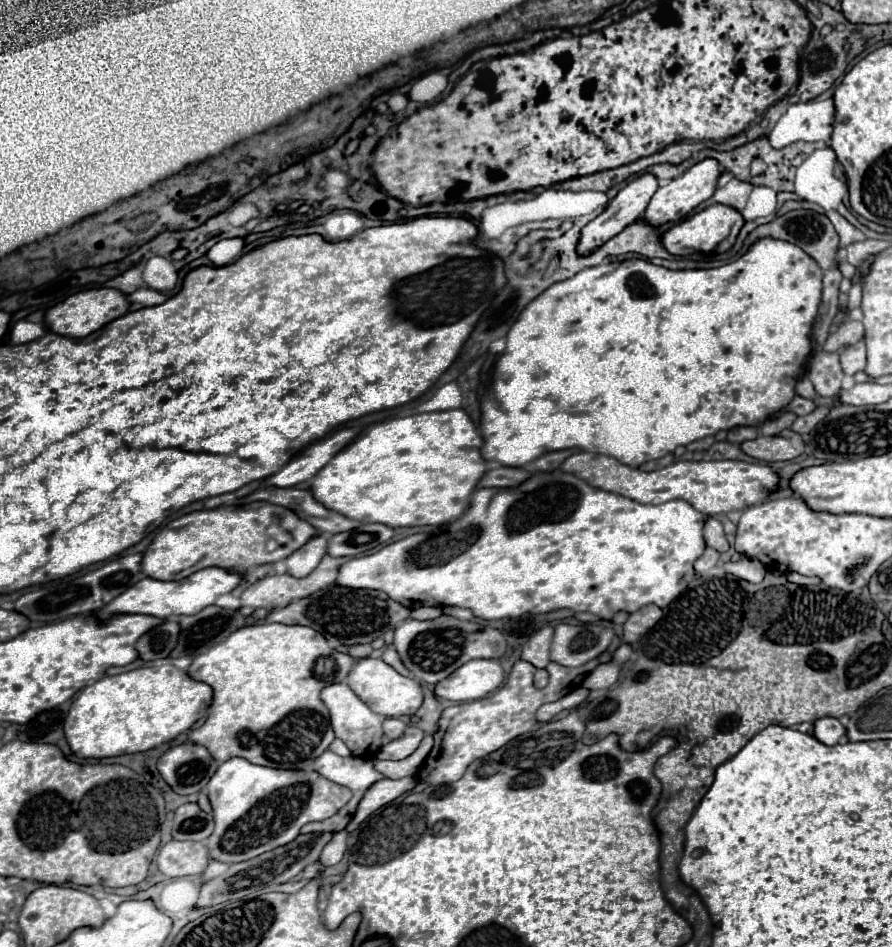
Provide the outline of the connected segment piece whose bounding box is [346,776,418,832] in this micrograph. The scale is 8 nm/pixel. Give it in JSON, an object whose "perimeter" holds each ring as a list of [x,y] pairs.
{"perimeter":[[[408,776],[408,778],[400,778],[400,780],[384,778],[384,780],[376,782],[376,784],[372,784],[372,786],[366,790],[364,798],[360,800],[358,810],[356,810],[354,818],[352,818],[352,822],[346,826],[346,830],[352,832],[352,830],[354,830],[362,820],[366,820],[374,810],[378,810],[378,808],[382,808],[384,804],[392,802],[392,800],[398,798],[400,794],[412,790],[412,788],[416,786],[416,782],[418,782],[416,776]]]}

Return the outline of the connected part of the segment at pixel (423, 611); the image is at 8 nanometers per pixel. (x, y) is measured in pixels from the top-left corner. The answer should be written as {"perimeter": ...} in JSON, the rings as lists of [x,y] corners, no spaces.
{"perimeter":[[[416,608],[410,612],[410,618],[414,620],[432,620],[442,614],[442,608]]]}

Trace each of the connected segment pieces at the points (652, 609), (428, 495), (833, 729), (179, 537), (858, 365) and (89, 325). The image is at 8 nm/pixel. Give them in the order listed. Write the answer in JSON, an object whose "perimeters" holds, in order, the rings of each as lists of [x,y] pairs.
{"perimeters":[[[[642,606],[640,610],[632,612],[624,624],[624,642],[628,644],[638,642],[660,618],[662,610],[658,606]]],[[[462,408],[444,412],[426,412],[406,418],[392,418],[374,424],[366,434],[358,436],[340,450],[312,480],[312,496],[346,518],[358,522],[380,522],[390,528],[398,526],[440,526],[458,518],[466,508],[470,494],[486,472],[486,462],[480,456],[482,436]]],[[[820,718],[814,722],[814,736],[824,744],[834,746],[844,740],[846,728],[838,718]]],[[[248,502],[198,510],[170,520],[142,554],[142,572],[156,580],[182,580],[196,570],[220,566],[232,572],[246,572],[252,566],[278,562],[296,552],[304,542],[320,534],[292,510],[268,502]]],[[[860,340],[860,342],[844,348],[840,352],[840,362],[842,362],[842,370],[850,376],[864,370],[864,366],[866,366],[866,346],[864,346],[864,342]]],[[[90,288],[90,290],[82,290],[76,292],[72,296],[68,296],[66,300],[58,302],[56,306],[46,310],[44,322],[48,326],[48,330],[60,334],[60,336],[68,336],[68,338],[86,338],[88,334],[92,334],[94,330],[102,328],[104,324],[124,316],[128,312],[128,298],[114,288]]]]}

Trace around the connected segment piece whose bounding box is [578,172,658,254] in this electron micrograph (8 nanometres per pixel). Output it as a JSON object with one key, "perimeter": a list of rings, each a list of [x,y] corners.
{"perimeter":[[[644,172],[642,176],[636,176],[634,180],[630,180],[618,194],[616,198],[606,206],[606,210],[596,216],[592,222],[588,222],[584,228],[582,228],[582,236],[580,236],[580,244],[578,244],[578,254],[590,254],[594,248],[598,248],[600,244],[604,244],[608,238],[616,236],[620,230],[624,230],[628,224],[632,224],[634,220],[642,218],[652,194],[658,190],[658,180],[652,172]]]}

